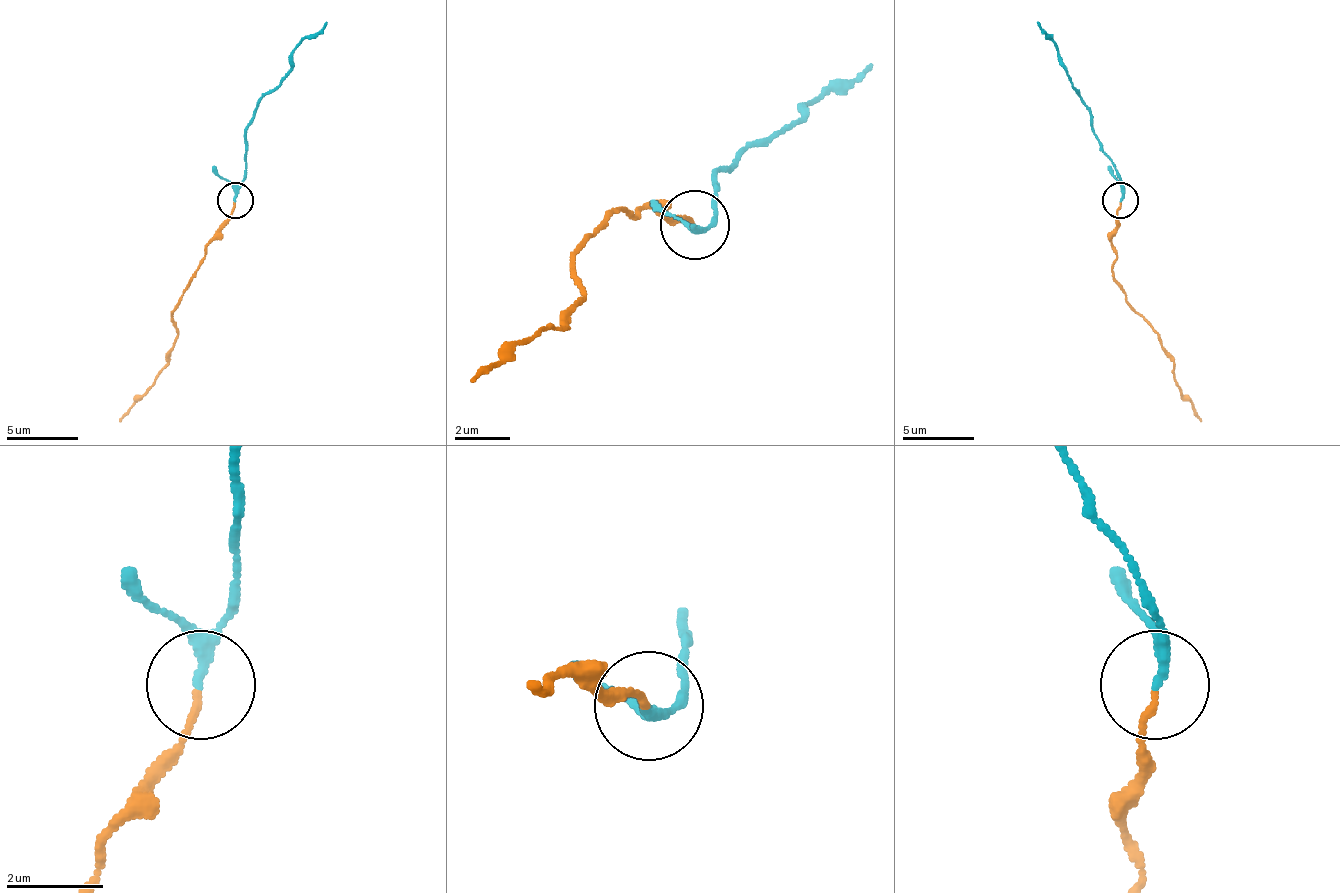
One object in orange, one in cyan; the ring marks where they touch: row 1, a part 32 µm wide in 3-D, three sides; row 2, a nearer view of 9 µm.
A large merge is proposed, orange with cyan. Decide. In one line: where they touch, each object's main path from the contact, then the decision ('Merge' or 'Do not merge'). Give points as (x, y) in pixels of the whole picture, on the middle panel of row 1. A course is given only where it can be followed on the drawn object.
Place: (695, 225). Course of orange: (696, 223), (621, 209), (572, 258), (579, 299), (565, 320), (538, 334), (469, 382). Course of cyan: (696, 223), (703, 230), (717, 216), (717, 175), (731, 168), (779, 127), (814, 106), (869, 65). Merge

